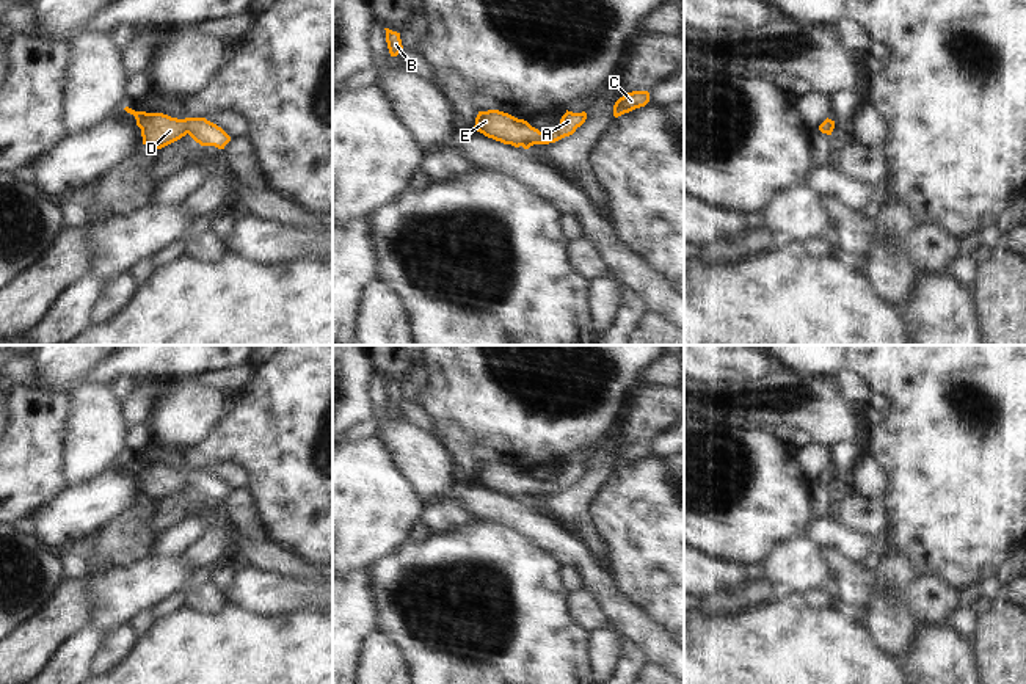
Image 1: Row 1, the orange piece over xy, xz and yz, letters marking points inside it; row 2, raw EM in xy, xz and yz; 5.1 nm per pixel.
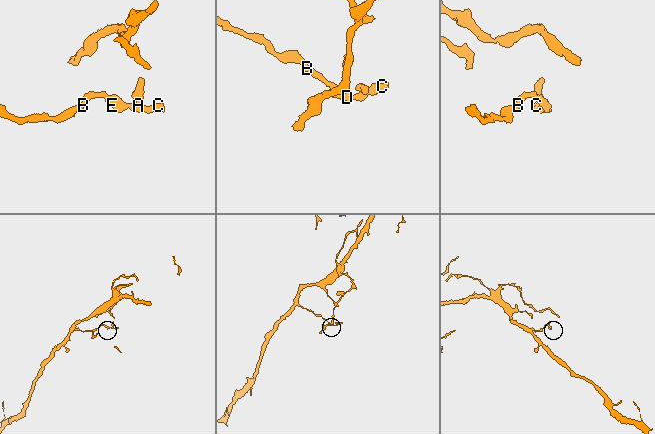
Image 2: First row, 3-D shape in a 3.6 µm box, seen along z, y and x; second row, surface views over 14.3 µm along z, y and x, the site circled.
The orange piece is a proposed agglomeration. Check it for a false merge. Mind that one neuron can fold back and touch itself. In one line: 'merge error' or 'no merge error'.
no merge error

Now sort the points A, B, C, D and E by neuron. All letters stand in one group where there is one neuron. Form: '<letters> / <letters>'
A B C D E

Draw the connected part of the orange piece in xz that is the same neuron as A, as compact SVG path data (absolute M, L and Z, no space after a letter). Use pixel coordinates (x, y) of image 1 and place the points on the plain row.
M488 461L478 463L474 482L504 496L529 500L533 496L549 496L573 486L585 471L585 463L573 464L566 461L558 477L540 483L524 471L518 471L499 461Z

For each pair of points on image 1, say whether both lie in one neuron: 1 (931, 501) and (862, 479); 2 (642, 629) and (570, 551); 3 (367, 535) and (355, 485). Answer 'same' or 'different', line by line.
1: different
2: same
3: same

